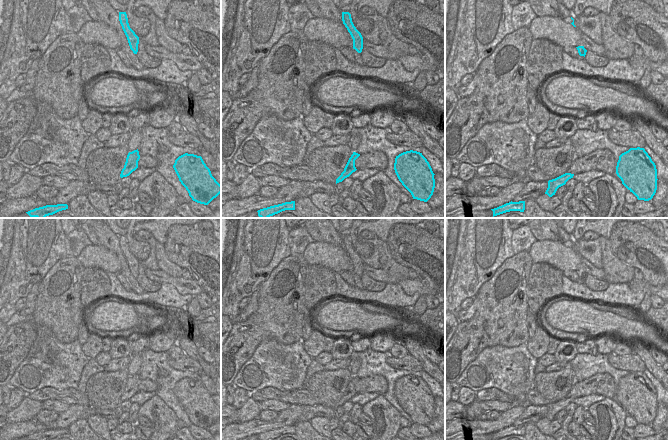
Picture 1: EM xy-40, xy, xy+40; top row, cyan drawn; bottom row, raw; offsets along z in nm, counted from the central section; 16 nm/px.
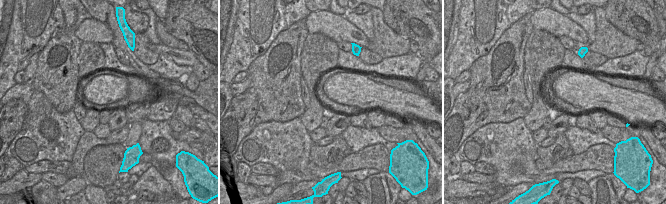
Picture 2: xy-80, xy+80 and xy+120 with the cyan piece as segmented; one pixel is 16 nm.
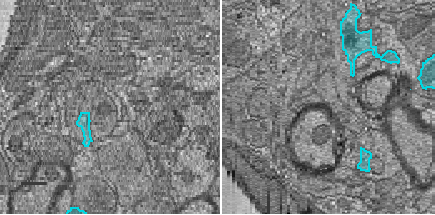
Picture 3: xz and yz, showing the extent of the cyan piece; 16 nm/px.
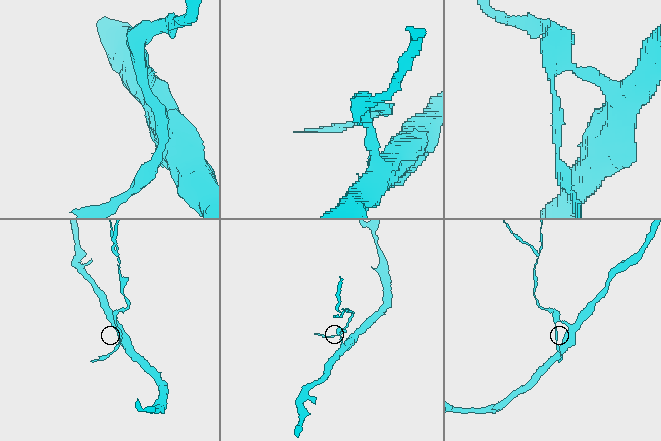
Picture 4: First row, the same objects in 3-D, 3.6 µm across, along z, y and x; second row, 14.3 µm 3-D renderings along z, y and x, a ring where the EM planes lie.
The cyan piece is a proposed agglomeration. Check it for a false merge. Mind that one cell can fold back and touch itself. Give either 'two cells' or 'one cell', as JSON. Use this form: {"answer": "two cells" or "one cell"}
{"answer": "two cells"}

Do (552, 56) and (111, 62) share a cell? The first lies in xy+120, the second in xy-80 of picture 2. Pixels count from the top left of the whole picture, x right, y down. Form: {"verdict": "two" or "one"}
{"verdict": "two"}

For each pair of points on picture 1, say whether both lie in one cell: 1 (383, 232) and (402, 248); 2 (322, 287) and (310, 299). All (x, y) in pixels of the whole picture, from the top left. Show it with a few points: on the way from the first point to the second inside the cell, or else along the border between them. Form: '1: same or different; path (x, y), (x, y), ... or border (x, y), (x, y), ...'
1: different; border (390, 228), (388, 238), (385, 241)
2: same; path (319, 290), (313, 296)

